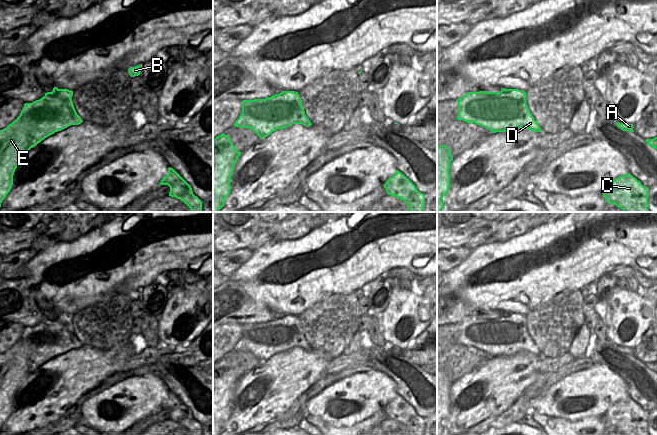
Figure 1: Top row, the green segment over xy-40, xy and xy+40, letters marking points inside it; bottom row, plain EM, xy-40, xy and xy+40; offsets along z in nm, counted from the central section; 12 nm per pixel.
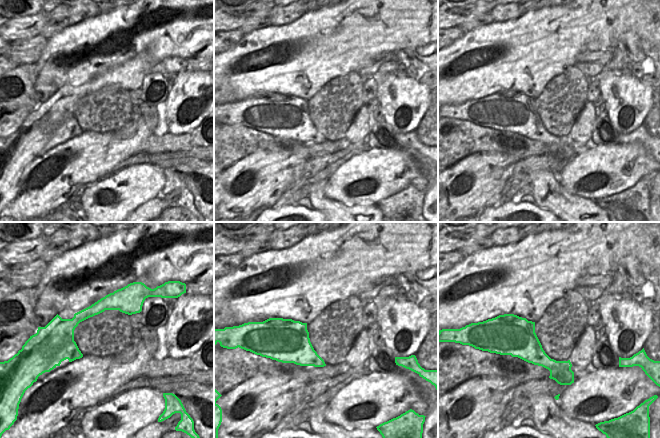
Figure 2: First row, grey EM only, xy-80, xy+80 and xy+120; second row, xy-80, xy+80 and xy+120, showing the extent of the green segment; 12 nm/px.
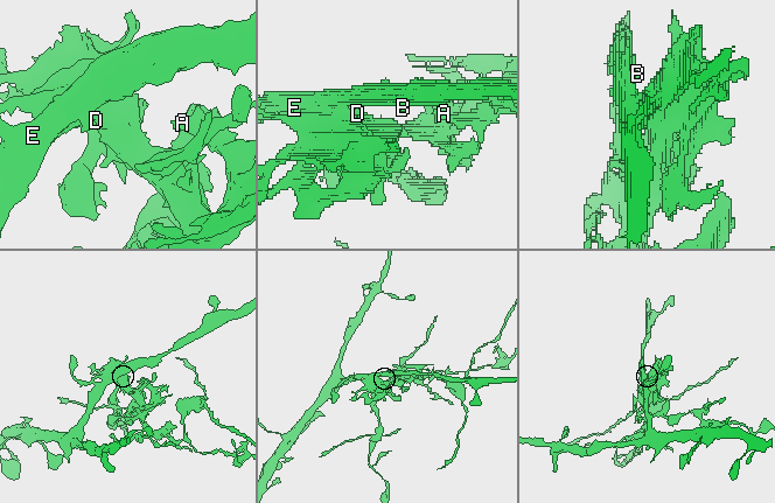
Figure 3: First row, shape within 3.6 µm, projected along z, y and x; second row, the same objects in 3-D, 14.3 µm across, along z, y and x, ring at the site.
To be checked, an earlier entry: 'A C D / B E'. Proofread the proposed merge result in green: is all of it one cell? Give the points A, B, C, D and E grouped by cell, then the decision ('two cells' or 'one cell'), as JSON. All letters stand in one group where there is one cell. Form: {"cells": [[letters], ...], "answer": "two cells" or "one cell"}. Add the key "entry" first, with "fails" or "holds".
{"entry": "holds", "cells": [["A", "C", "D"], ["B", "E"]], "answer": "two cells"}

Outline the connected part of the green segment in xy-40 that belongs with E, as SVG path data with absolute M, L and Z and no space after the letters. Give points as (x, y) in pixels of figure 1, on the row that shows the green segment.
M40 107L37 112L28 110L27 116L20 114L16 120L0 130L0 207L12 188L14 172L25 153L54 134L53 125L61 119L62 117L54 111L54 107Z

